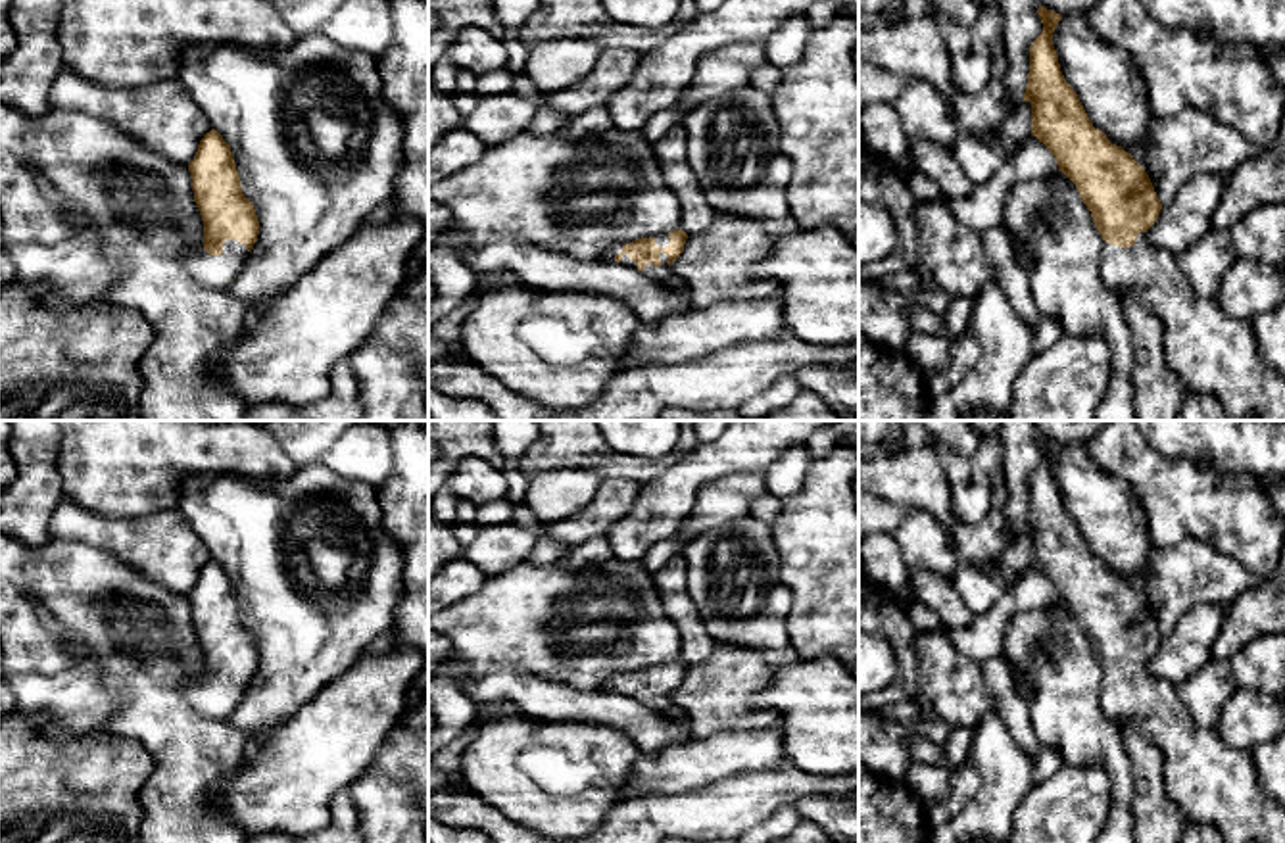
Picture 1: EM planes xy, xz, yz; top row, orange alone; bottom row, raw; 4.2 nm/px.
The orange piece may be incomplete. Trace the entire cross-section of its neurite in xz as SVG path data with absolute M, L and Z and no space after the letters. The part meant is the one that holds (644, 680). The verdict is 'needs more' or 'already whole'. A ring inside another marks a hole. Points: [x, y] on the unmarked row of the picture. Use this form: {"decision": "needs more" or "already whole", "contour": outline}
{"decision": "needs more", "contour": "M678 659L668 664L638 668L630 674L615 674L603 684L603 689L638 699L668 722L686 724L684 709L670 697L684 682L686 668L688 664Z"}

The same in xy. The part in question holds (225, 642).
{"decision": "needs more", "contour": "M211 559L188 593L194 632L204 651L204 678L188 691L202 716L223 720L257 672L259 651L244 626L230 576Z"}

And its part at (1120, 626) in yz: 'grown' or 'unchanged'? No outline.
grown

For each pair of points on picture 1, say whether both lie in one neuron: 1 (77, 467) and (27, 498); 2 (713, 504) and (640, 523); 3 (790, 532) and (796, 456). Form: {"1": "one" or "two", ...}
{"1": "two", "2": "two", "3": "two"}

